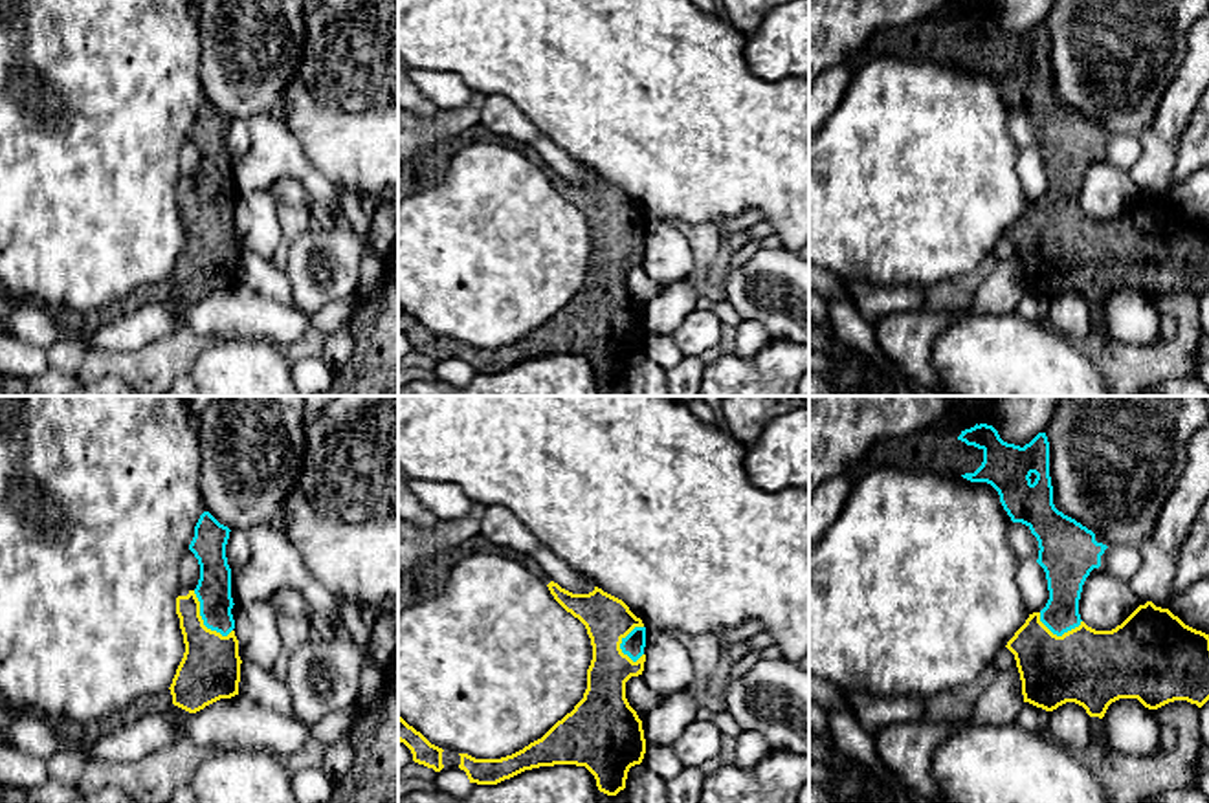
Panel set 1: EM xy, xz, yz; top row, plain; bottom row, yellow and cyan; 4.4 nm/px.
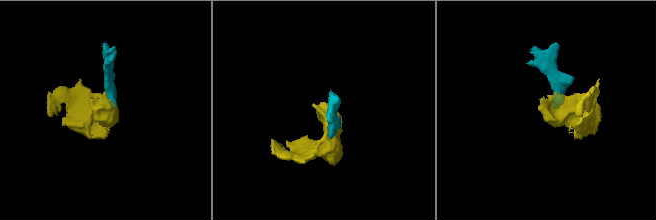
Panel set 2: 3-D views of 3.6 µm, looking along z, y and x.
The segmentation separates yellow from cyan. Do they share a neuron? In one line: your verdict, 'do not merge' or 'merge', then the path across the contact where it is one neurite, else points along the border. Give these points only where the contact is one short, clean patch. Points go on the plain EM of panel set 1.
merge; way xy (210, 259), (210, 226), (200, 208), (211, 191), (213, 180)

